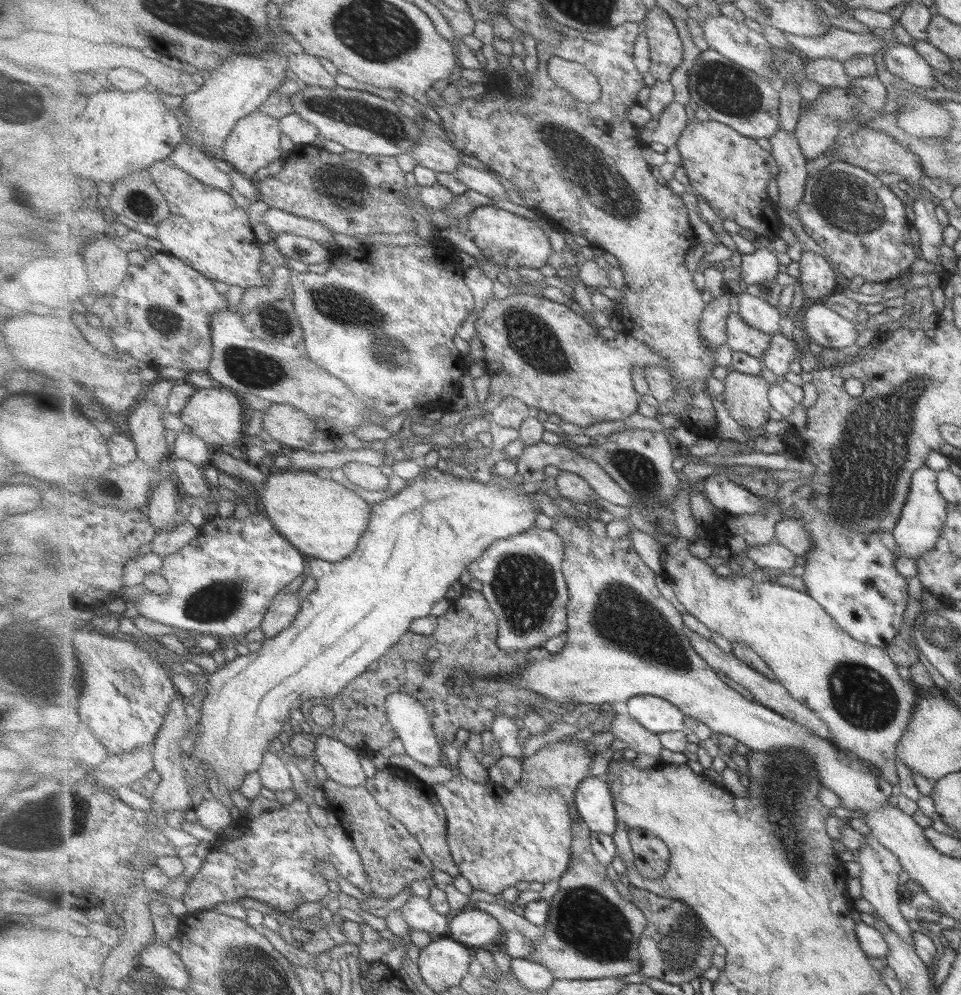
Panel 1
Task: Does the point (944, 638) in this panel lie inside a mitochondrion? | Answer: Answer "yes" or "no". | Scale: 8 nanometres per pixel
yes

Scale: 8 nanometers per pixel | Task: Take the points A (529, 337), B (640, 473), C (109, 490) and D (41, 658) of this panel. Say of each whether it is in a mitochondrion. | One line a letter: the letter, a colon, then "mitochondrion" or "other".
A: mitochondrion
B: mitochondrion
C: mitochondrion
D: mitochondrion

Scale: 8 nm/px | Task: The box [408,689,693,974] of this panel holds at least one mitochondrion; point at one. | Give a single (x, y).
(586, 920)

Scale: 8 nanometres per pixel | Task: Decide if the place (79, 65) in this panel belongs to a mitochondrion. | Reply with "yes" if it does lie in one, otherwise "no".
no

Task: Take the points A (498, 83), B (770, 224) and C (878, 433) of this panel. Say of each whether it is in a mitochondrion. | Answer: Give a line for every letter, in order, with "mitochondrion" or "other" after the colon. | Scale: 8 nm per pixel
A: other
B: other
C: mitochondrion

